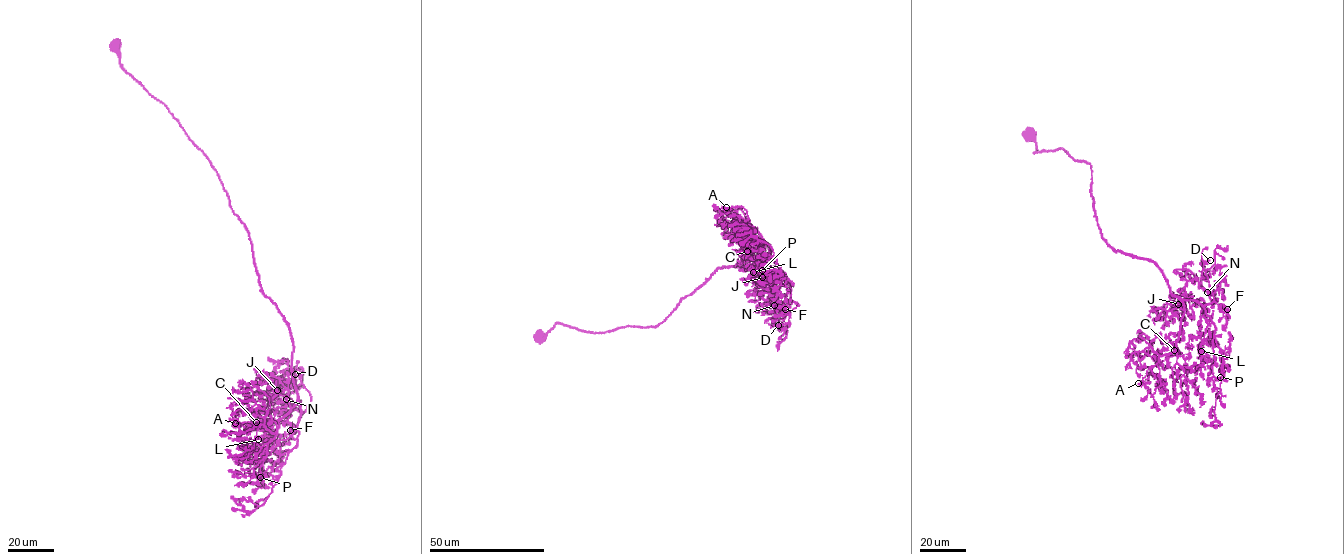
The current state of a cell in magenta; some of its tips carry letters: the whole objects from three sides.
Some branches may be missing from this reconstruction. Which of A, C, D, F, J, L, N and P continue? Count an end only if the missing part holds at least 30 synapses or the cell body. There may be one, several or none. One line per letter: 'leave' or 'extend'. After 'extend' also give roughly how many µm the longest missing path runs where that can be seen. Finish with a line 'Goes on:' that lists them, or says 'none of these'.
A: leave
C: leave
D: extend; missing 9 µm
F: leave
J: leave
L: leave
N: leave
P: leave
Goes on: D

